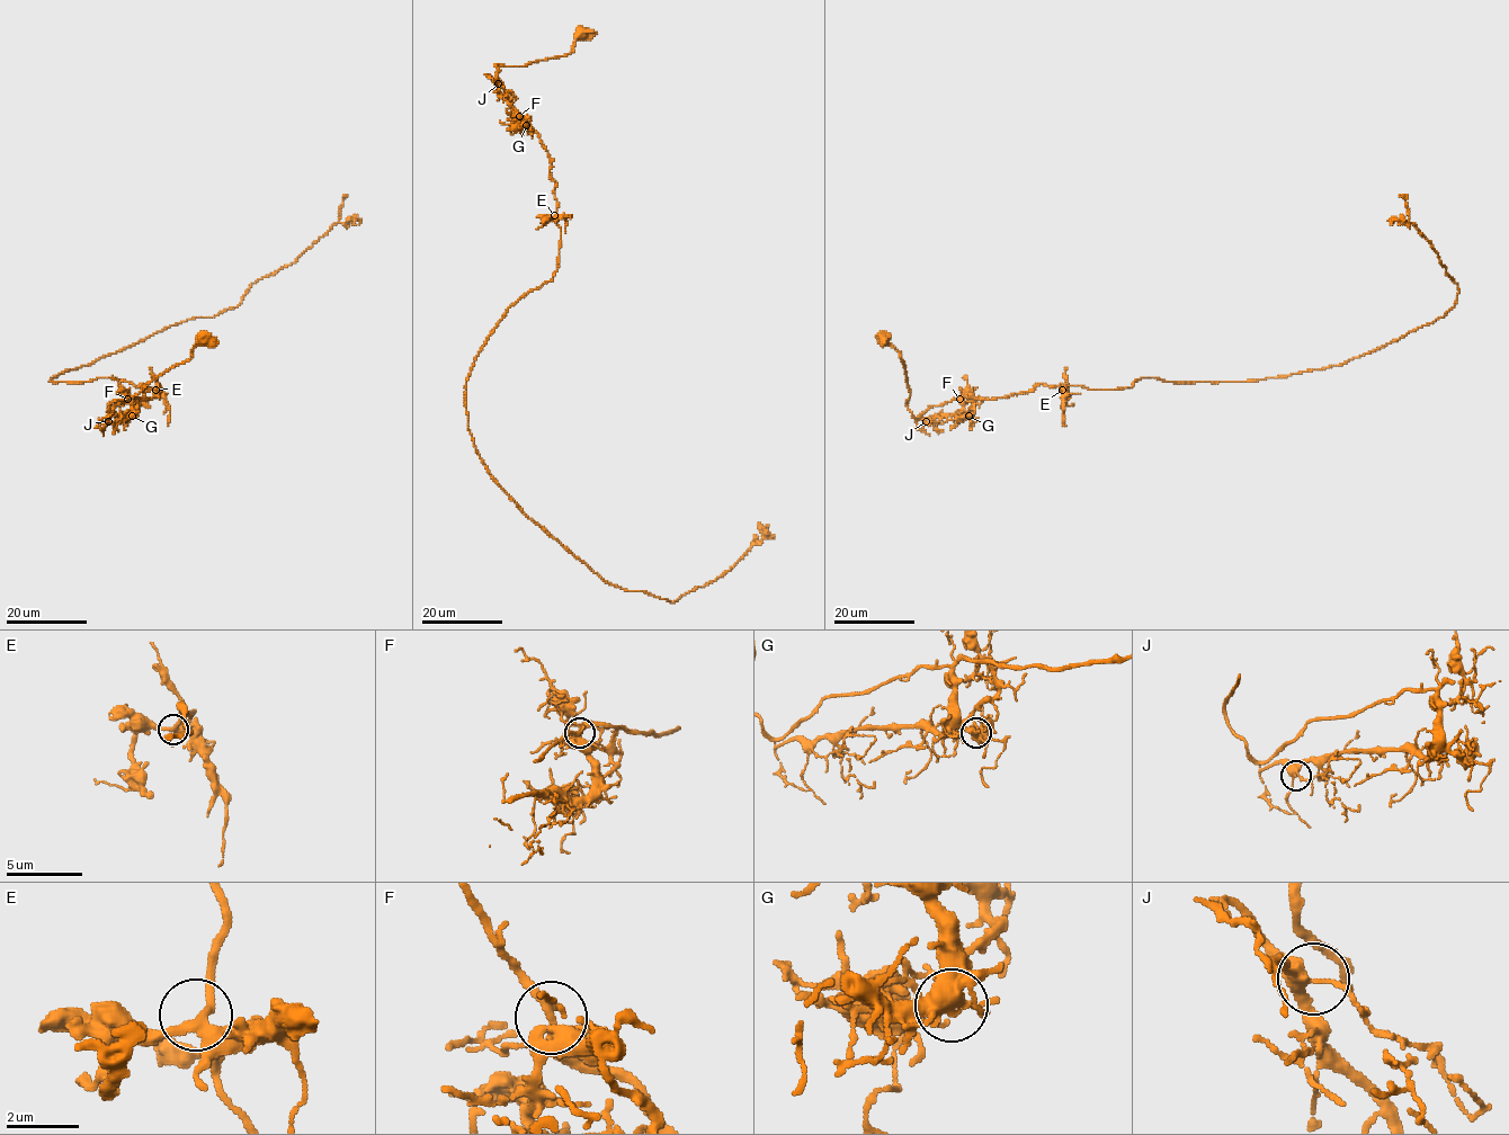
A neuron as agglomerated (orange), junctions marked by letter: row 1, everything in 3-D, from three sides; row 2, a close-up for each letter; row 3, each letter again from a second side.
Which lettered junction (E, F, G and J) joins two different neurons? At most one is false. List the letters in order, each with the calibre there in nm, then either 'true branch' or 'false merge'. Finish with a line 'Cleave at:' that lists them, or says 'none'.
E: 320 nm | true branch
F: 240 nm | true branch
G: 240 nm | true branch
J: 300 nm | true branch
Cleave at: none

